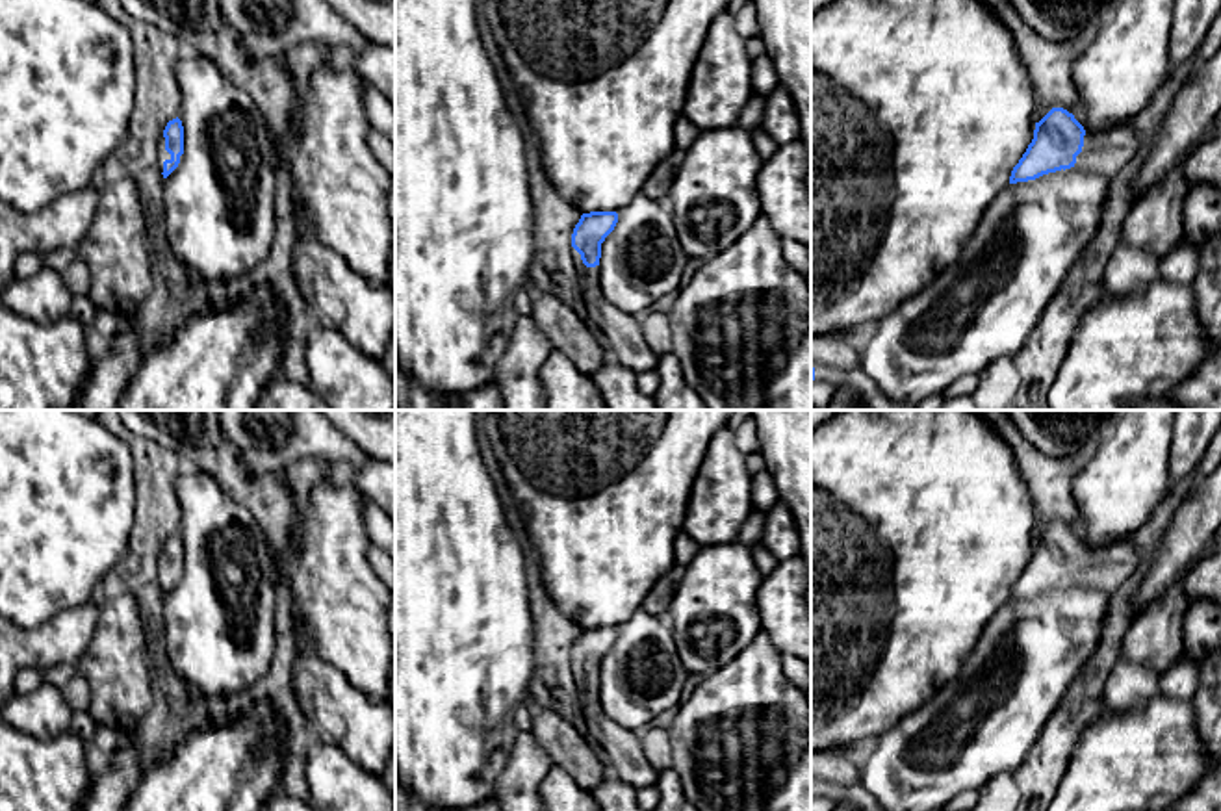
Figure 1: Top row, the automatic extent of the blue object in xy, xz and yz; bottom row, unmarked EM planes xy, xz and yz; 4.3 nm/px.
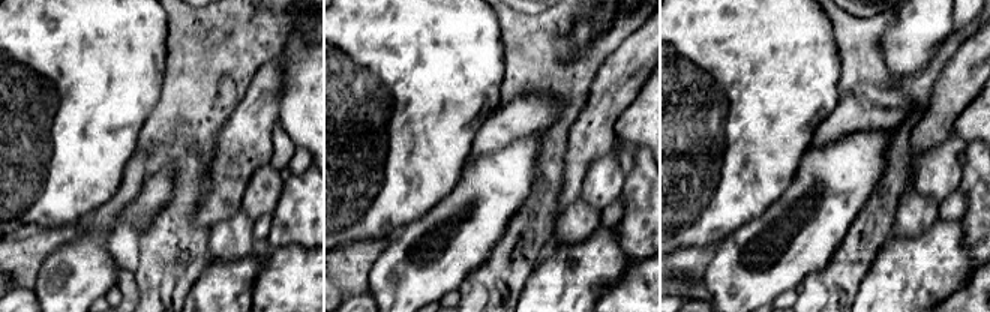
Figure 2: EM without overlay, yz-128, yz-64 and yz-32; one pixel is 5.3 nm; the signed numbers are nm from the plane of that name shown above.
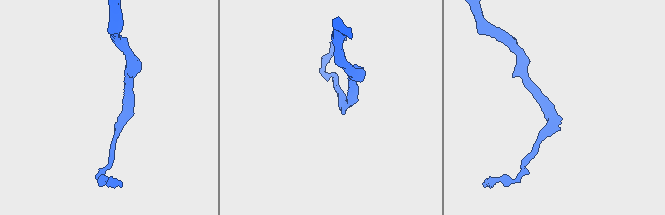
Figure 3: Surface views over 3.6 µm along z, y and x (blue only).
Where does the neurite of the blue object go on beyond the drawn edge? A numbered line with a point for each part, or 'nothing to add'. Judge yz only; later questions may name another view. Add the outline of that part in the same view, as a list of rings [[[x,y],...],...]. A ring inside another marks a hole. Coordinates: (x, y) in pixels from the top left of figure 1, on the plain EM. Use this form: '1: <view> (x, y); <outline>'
1: yz (1110, 566); [[[1126,542],[1084,551],[1076,581],[1091,588],[1119,588],[1139,568],[1141,555]]]

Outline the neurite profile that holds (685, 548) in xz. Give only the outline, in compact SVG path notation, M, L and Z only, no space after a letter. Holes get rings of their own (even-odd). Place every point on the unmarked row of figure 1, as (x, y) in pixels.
M679 533L674 542L674 562L681 568L687 568L690 560L700 551L700 544L694 542L688 534Z

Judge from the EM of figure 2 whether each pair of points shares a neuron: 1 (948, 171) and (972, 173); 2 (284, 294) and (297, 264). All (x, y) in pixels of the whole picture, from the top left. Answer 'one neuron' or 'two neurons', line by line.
1: two neurons
2: one neuron

